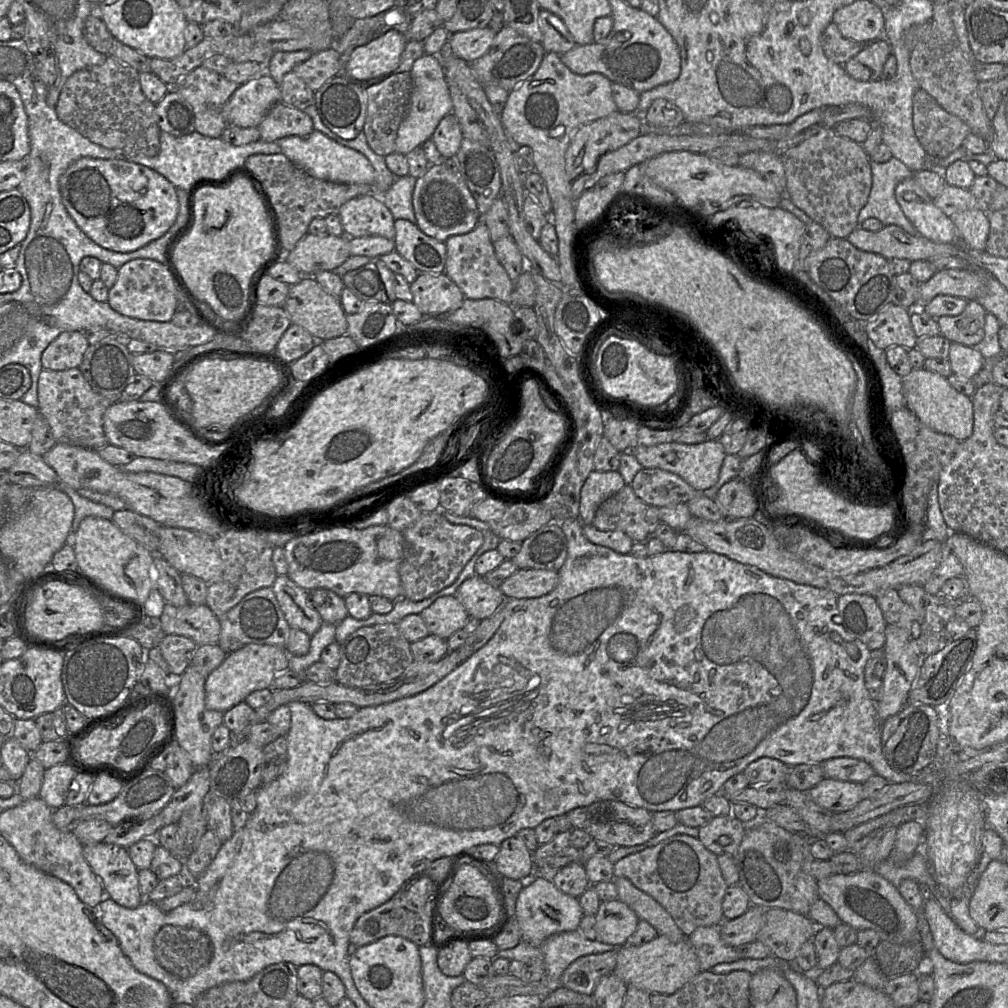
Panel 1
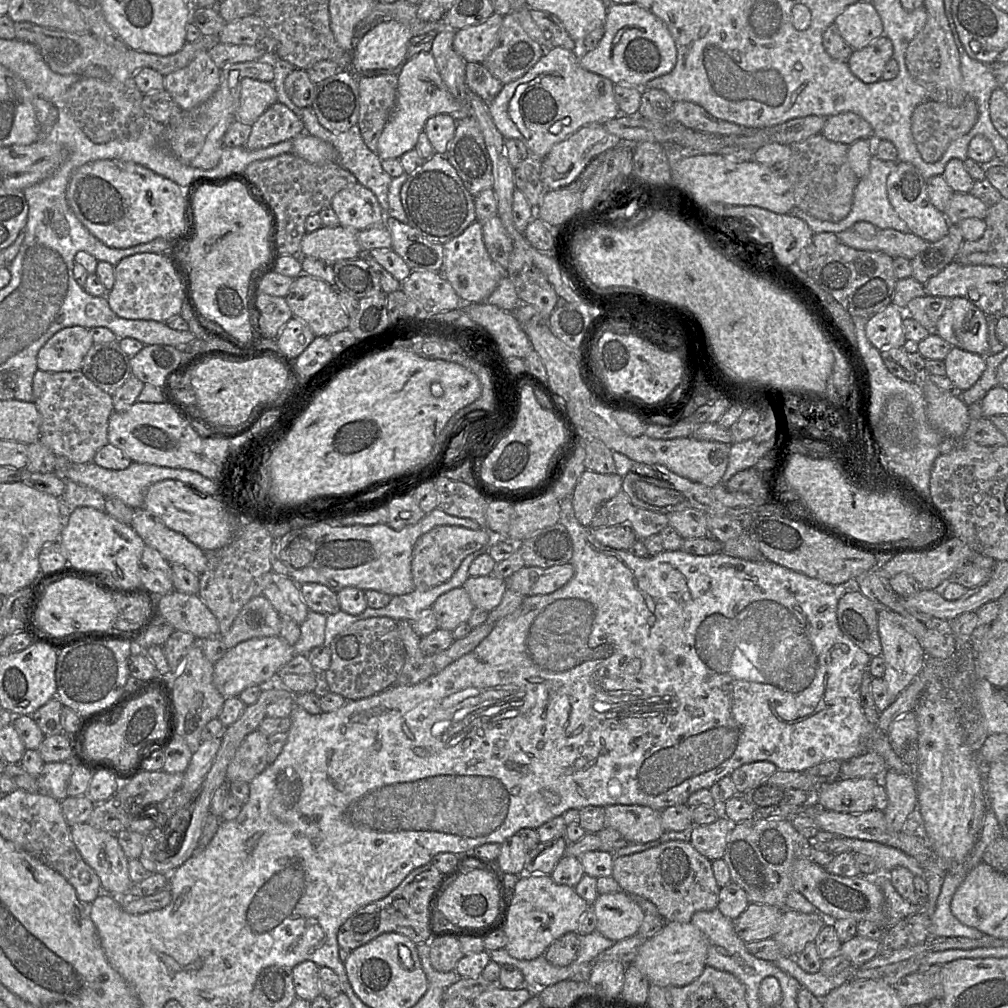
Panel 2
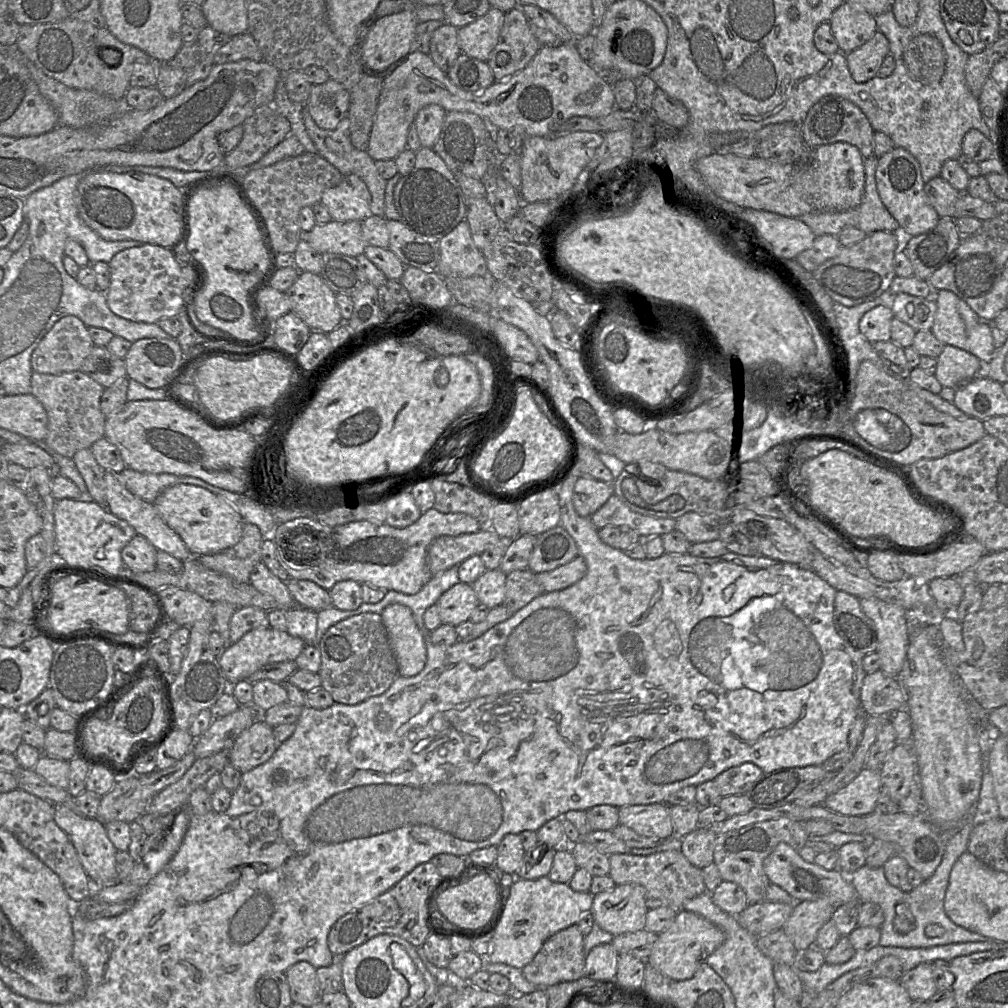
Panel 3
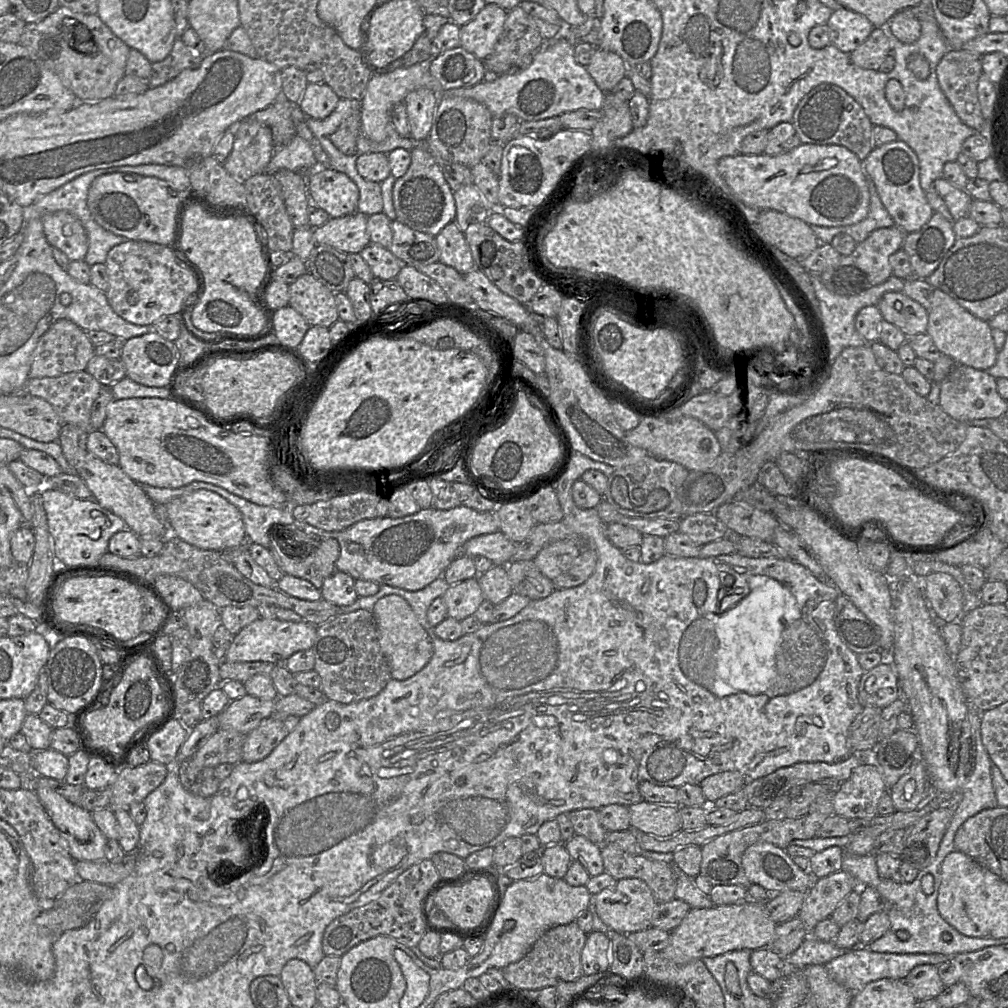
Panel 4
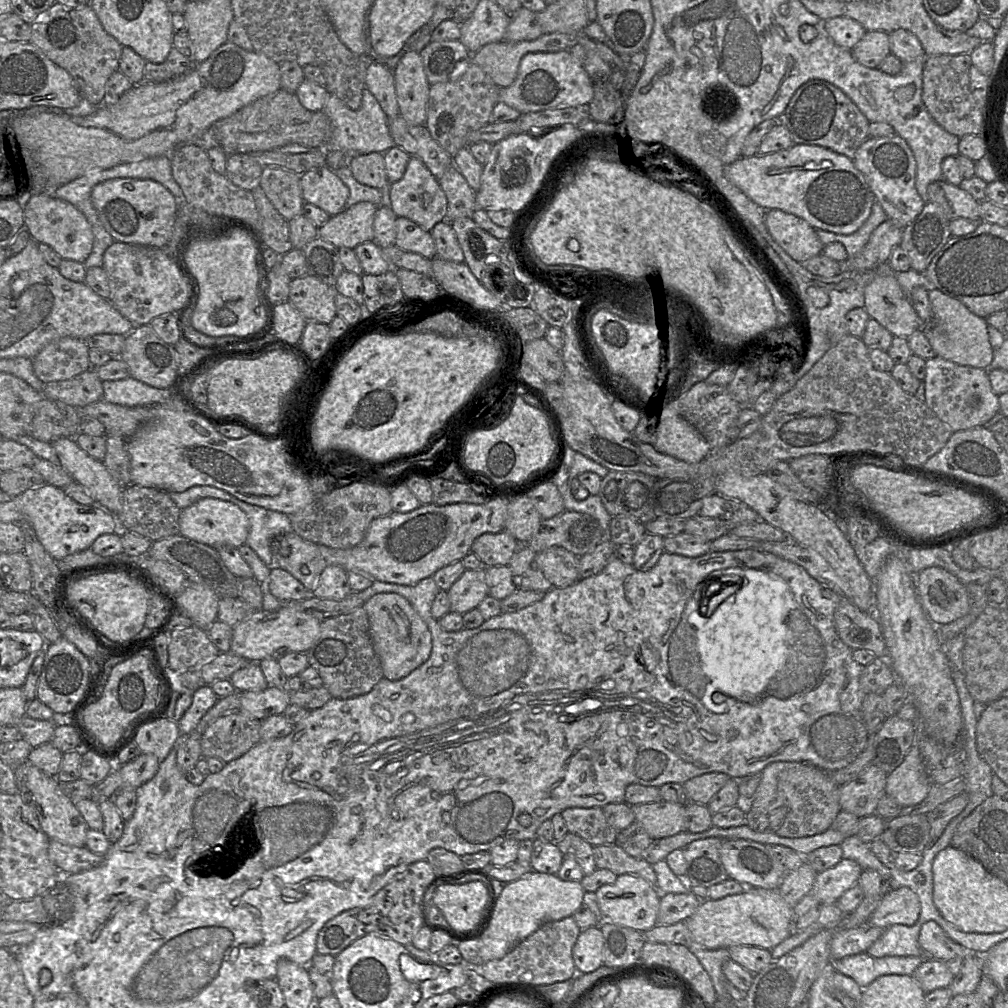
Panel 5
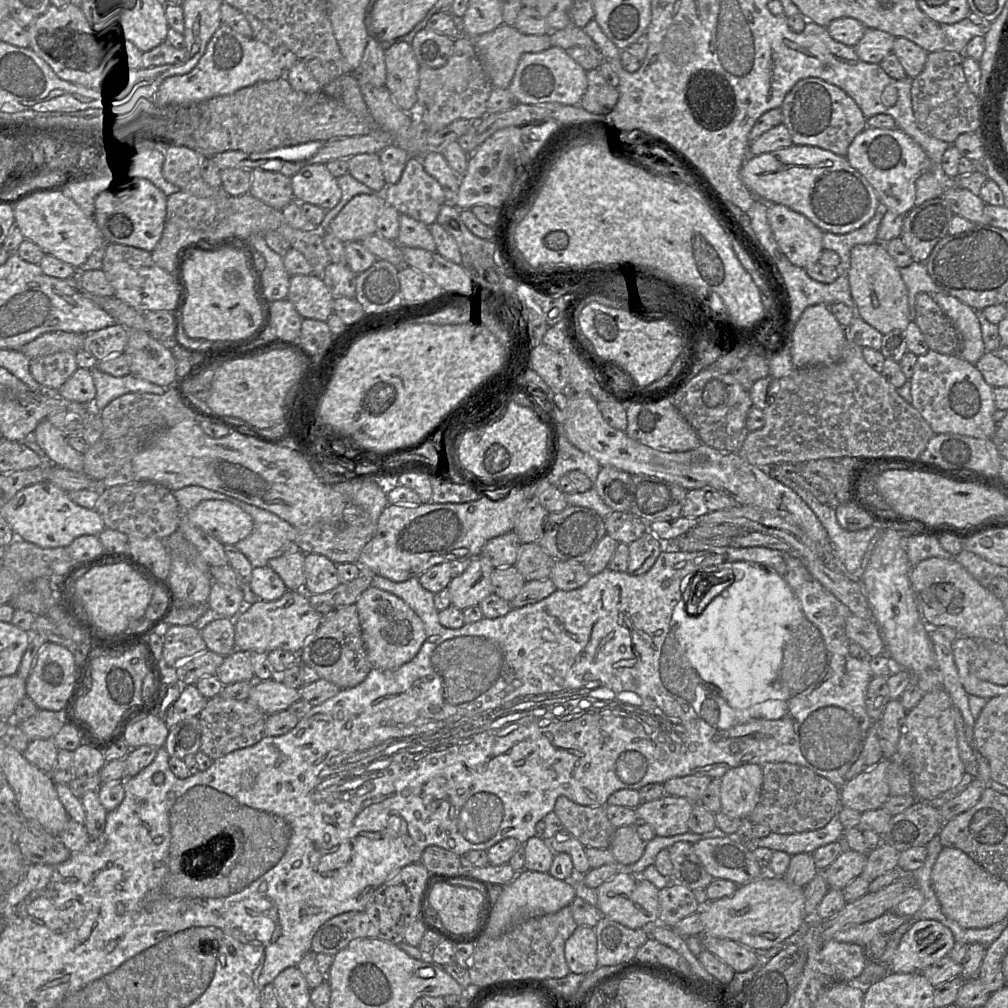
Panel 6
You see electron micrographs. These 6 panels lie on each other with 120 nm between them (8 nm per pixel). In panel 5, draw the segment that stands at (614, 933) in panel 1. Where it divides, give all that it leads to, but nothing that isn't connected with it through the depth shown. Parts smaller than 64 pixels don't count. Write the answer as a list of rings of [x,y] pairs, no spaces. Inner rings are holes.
[[[619,875],[613,884],[601,886],[595,893],[605,921],[639,932],[646,932],[658,924],[660,892],[642,877]]]

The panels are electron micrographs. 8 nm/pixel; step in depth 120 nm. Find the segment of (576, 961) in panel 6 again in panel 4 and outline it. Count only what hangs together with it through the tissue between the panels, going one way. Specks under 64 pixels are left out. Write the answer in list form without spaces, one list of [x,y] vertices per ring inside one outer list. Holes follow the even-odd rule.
[[[591,931],[581,952],[583,975],[604,972],[611,965],[611,939],[608,933]]]

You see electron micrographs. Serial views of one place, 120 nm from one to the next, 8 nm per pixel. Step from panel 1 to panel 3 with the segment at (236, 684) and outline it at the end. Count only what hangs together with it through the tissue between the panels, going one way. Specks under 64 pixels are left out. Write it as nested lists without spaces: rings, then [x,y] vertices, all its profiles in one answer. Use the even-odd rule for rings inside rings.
[[[258,627],[248,631],[237,642],[230,645],[218,657],[219,665],[229,684],[246,680],[256,671],[267,664],[295,661],[304,649],[306,643],[299,637],[291,636],[288,632],[279,631],[272,627]]]

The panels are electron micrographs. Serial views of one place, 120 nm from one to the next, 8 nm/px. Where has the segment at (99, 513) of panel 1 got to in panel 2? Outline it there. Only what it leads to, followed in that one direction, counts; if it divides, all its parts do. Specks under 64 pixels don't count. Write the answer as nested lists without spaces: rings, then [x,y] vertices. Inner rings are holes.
[[[62,478],[65,491],[60,498],[60,516],[63,527],[70,514],[78,507],[88,506],[105,512],[105,497],[93,488],[79,485],[68,478]]]

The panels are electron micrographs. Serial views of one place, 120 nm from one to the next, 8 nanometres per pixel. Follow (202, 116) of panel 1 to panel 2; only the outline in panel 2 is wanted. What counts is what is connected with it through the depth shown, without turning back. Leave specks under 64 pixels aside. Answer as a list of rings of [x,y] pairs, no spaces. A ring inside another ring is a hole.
[[[208,52],[196,56],[185,68],[164,76],[166,90],[182,111],[207,101],[220,85],[220,69]]]

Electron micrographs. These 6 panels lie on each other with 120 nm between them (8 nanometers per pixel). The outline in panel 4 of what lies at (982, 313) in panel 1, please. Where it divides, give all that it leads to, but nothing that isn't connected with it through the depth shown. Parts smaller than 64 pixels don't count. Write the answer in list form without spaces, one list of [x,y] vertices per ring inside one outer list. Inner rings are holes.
[[[935,288],[928,310],[926,333],[932,338],[938,350],[956,364],[966,365],[979,370],[992,367],[997,359],[997,349],[988,321],[981,320],[958,304],[944,291]]]

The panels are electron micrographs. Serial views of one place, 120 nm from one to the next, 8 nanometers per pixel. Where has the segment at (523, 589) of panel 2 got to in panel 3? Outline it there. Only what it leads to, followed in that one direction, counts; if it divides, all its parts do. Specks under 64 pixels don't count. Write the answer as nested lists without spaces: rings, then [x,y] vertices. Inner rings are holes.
[[[577,555],[572,561],[554,570],[536,573],[536,579],[543,592],[562,590],[581,580],[587,572],[583,557]]]

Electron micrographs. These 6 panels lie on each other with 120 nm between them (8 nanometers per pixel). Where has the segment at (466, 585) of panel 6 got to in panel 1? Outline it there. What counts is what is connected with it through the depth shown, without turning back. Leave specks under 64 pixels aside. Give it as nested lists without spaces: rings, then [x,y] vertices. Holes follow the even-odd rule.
[[[455,595],[438,598],[419,615],[429,634],[444,640],[461,630],[469,618],[466,609]]]

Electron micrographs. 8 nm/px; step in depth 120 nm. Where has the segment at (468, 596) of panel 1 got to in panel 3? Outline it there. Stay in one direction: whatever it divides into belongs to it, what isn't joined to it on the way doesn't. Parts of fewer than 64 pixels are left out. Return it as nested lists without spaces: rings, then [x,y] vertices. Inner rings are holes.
[[[487,569],[471,584],[480,603],[489,609],[501,605],[506,594],[507,575],[499,569]]]

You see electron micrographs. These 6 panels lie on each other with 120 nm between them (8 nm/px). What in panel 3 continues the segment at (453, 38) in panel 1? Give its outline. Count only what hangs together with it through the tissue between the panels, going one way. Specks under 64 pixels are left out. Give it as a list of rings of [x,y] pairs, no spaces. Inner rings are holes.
[[[491,7],[476,22],[458,29],[458,45],[462,53],[487,62],[498,43],[506,13]]]

